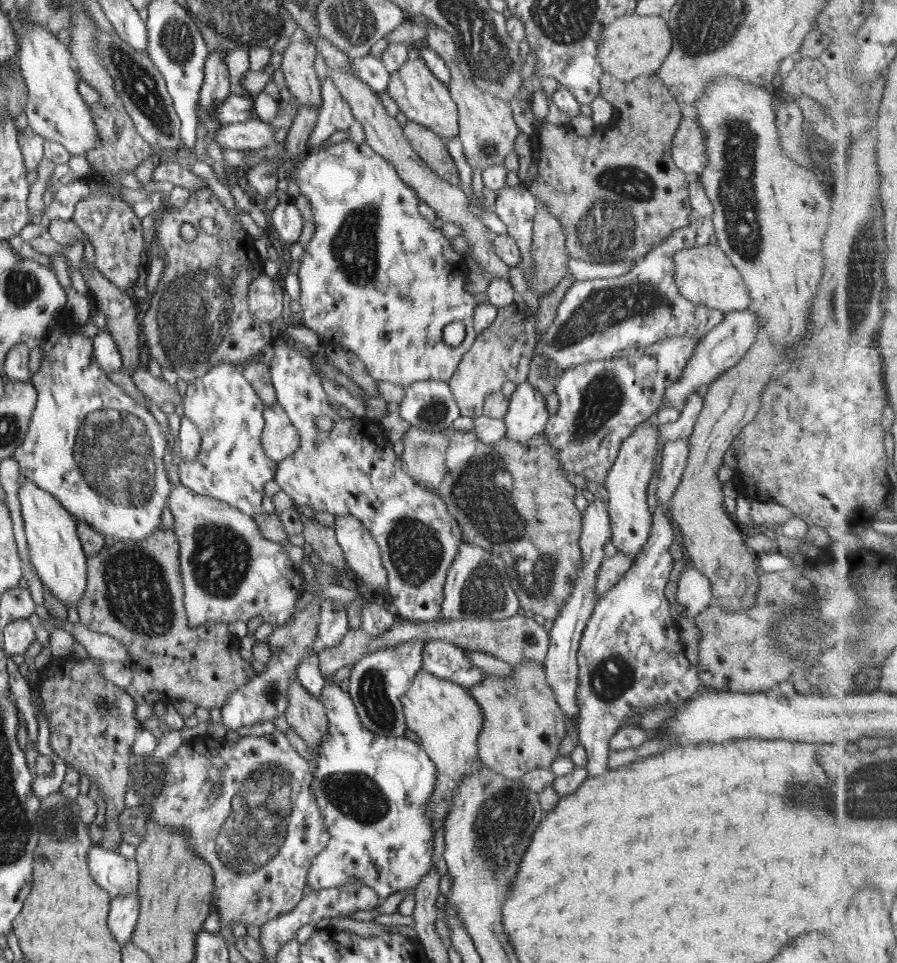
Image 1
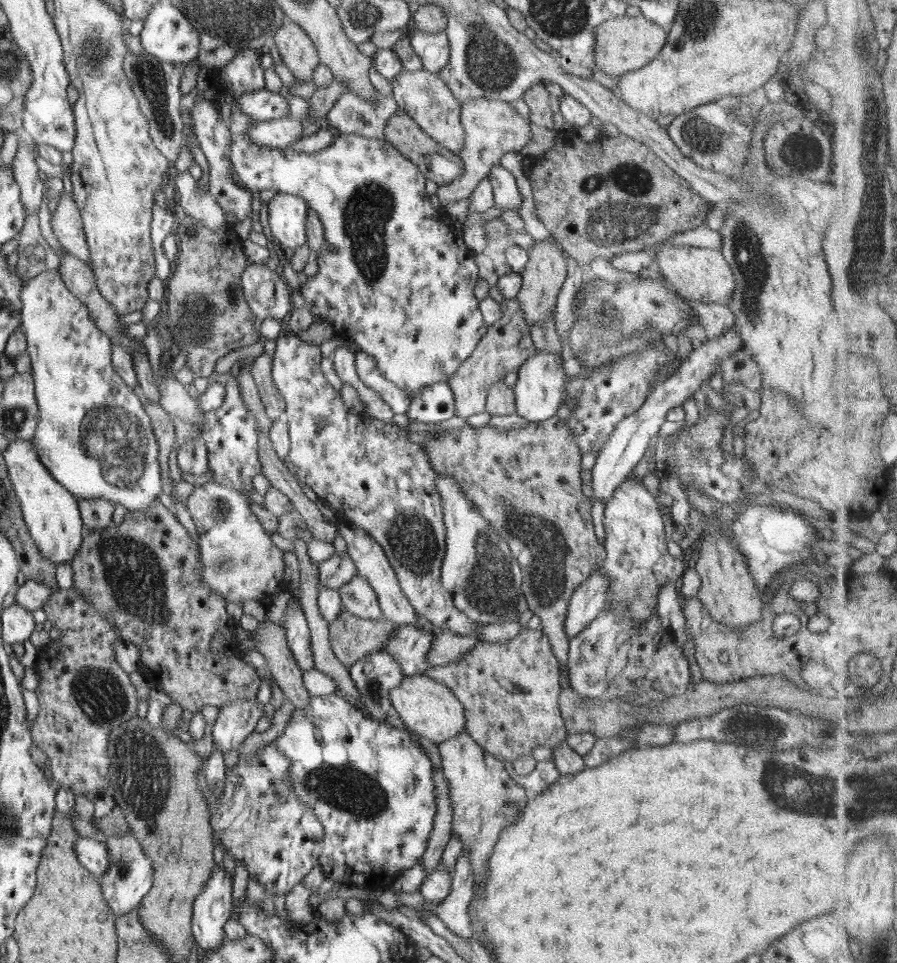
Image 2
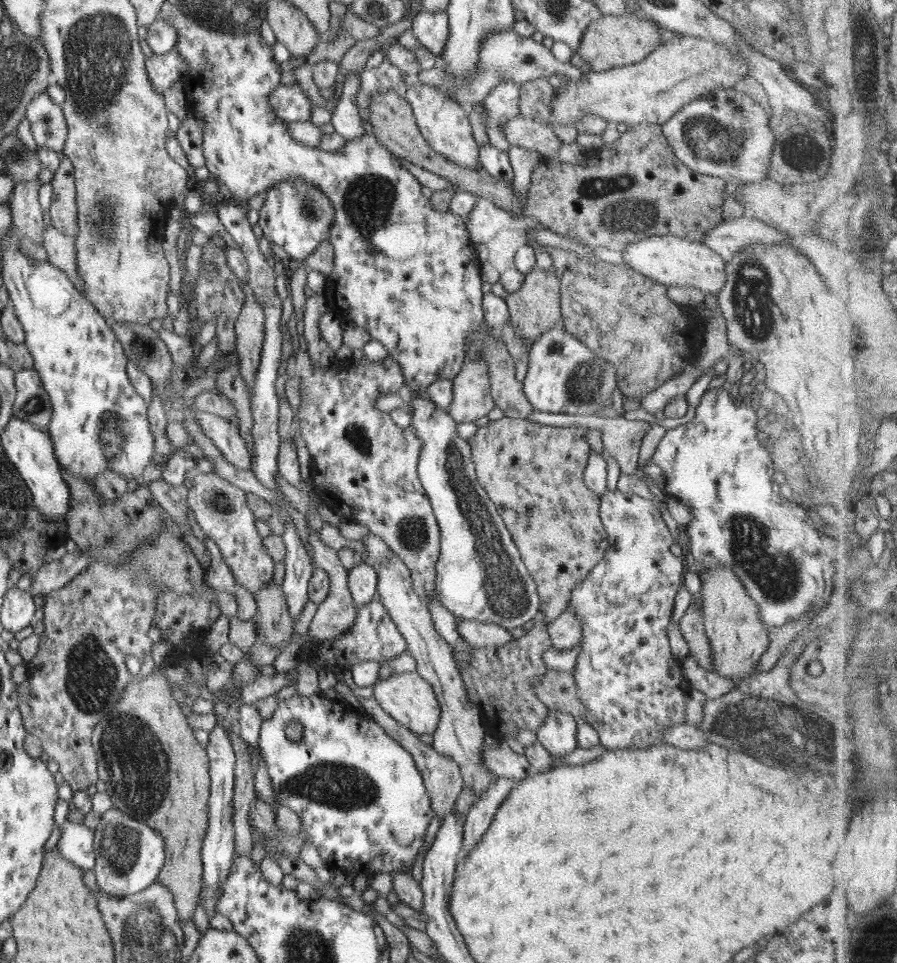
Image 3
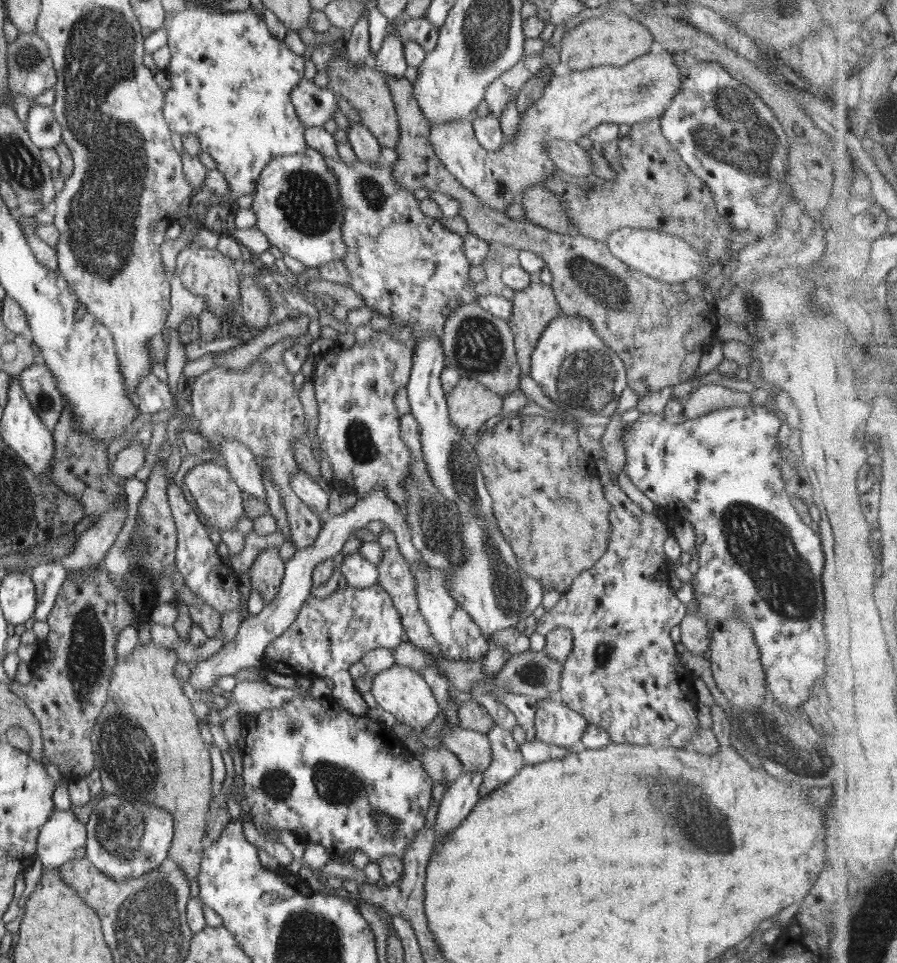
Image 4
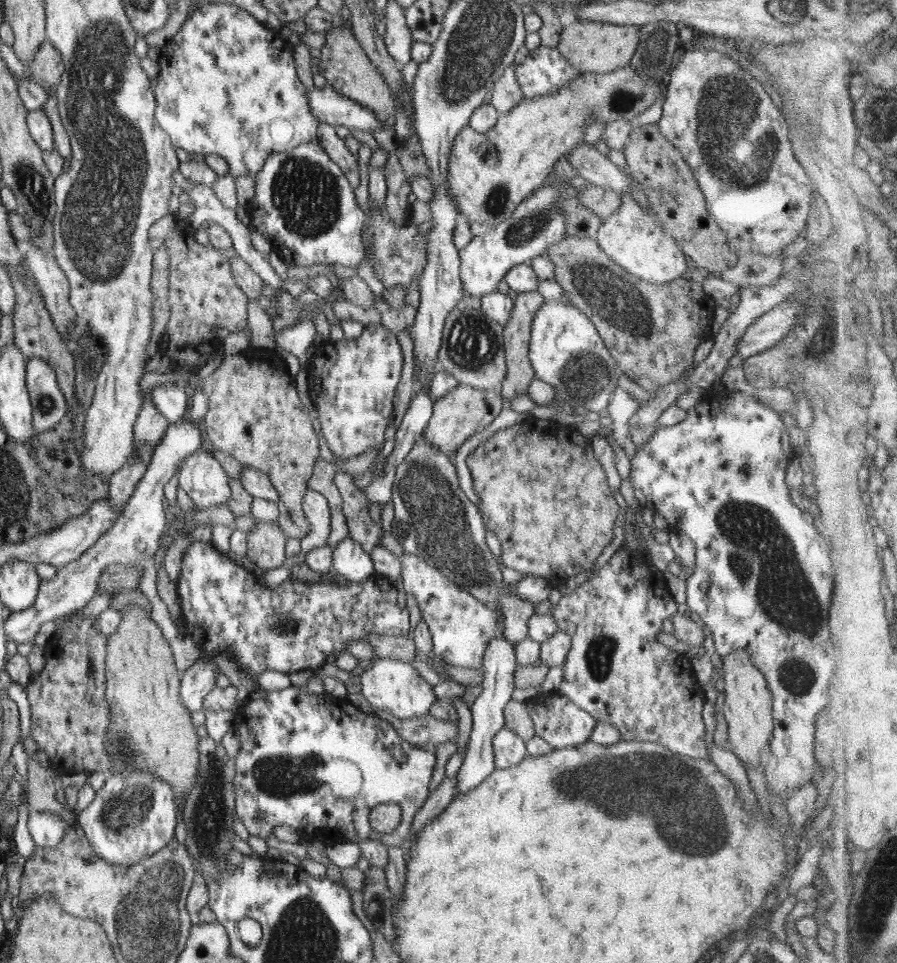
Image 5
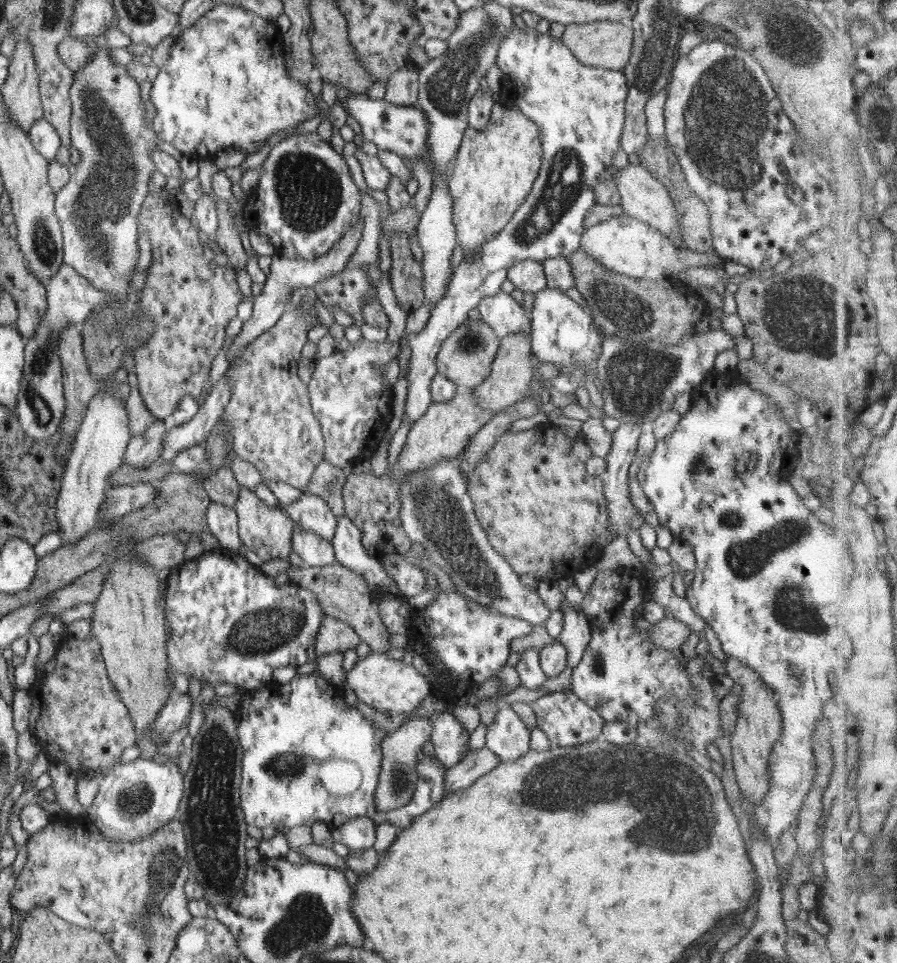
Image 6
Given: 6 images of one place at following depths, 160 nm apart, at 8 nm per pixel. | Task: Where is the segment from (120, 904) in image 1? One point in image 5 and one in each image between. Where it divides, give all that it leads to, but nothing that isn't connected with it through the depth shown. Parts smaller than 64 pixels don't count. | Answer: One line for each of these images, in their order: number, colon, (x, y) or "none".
2: (129, 878)
3: (129, 856)
4: (125, 840)
5: (132, 816)

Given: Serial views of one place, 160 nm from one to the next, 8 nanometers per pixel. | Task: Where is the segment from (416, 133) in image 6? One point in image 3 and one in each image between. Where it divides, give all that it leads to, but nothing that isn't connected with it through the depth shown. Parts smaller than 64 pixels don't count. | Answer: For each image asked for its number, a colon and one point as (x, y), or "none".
3: (288, 102)
4: (315, 106)
5: (330, 107)

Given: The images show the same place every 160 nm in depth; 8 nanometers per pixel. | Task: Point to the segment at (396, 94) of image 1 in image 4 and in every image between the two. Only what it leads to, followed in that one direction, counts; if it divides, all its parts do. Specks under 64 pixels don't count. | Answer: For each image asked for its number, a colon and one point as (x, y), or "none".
2: (422, 94)
3: (442, 122)
4: (571, 105)

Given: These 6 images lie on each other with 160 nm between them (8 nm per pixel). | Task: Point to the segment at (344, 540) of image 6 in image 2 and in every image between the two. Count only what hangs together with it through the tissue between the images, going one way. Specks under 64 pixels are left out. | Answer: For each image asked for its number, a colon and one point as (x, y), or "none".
2: (357, 596)
3: (362, 580)
4: (356, 571)
5: (350, 560)

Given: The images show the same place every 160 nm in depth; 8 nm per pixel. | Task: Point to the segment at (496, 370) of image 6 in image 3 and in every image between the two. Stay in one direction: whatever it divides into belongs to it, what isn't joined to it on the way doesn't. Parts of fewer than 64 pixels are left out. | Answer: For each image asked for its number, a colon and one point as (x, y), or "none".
3: (535, 307)
4: (534, 307)
5: (517, 331)

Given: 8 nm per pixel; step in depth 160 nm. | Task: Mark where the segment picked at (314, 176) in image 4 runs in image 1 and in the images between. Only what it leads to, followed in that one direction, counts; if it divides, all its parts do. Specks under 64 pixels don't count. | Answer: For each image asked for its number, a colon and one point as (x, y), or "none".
1: (287, 220)
2: (287, 214)
3: (296, 215)

